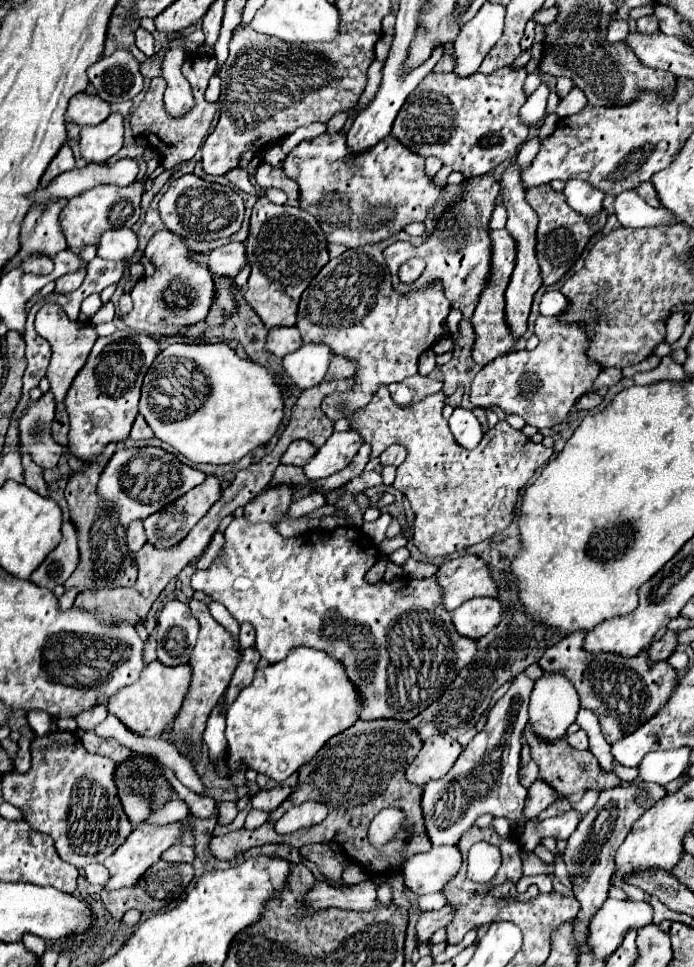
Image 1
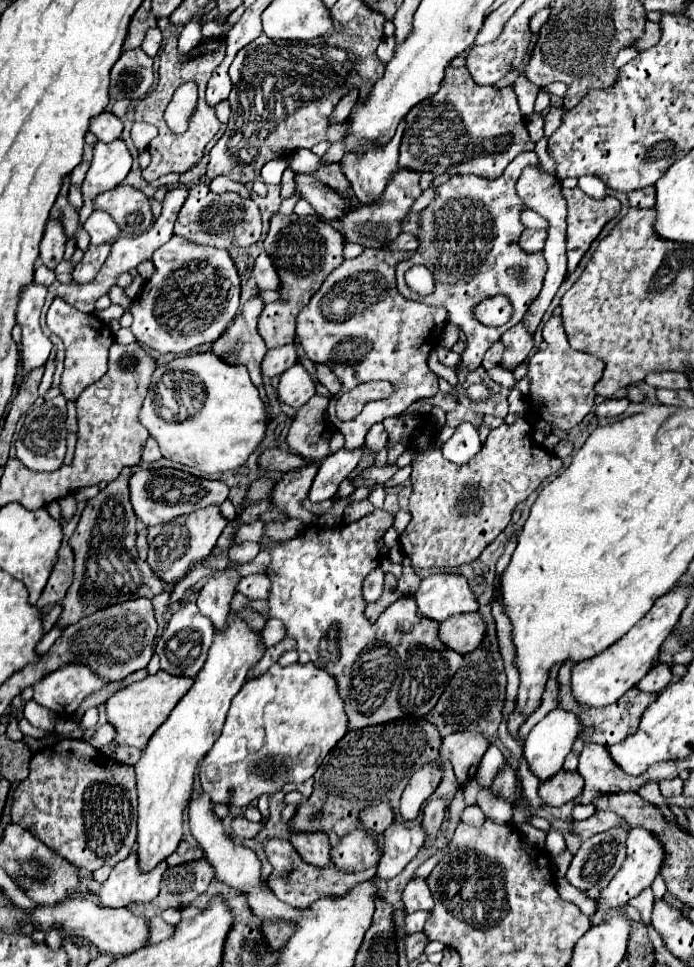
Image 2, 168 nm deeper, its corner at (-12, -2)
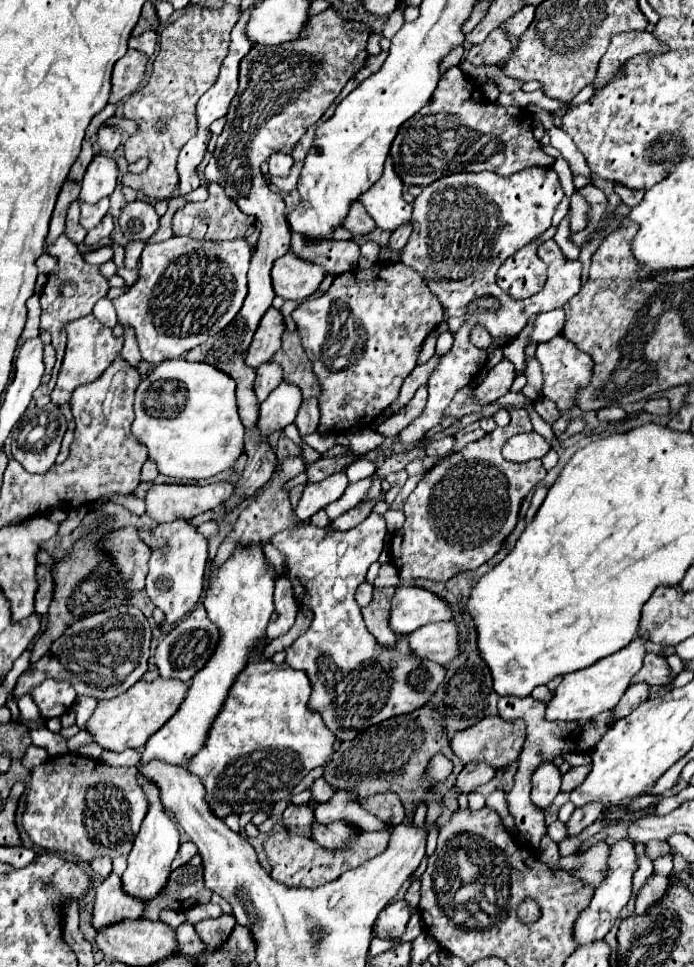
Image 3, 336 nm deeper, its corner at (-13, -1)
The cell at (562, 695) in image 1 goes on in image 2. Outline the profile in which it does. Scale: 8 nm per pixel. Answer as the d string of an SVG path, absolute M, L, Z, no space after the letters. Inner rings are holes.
M557 706L555 710L551 710L541 722L537 722L533 726L533 730L529 732L529 736L525 740L525 758L527 758L529 766L533 768L533 772L541 780L547 780L547 778L555 776L561 770L565 756L571 752L573 742L579 736L579 730L581 730L579 716L571 714L569 710L563 710L561 706Z

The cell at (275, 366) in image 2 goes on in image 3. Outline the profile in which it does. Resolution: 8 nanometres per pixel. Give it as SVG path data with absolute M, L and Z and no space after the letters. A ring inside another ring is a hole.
M264 363L256 369L256 397L262 403L282 383L282 369L276 363Z

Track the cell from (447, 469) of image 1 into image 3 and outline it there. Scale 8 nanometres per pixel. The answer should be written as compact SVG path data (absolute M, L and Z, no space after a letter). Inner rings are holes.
M514 409L512 421L508 427L496 427L492 433L488 433L482 439L469 443L458 452L450 454L449 461L456 465L462 461L472 460L472 471L448 471L448 461L442 459L438 465L434 465L430 471L426 471L424 479L416 485L416 489L410 493L404 515L406 521L402 525L402 543L400 551L392 551L392 565L398 569L402 581L410 579L430 579L430 581L448 581L456 577L458 573L472 571L492 559L506 537L512 533L512 529L518 523L518 511L524 501L524 497L532 491L534 485L538 485L546 477L546 469L542 467L542 461L526 461L526 463L512 463L502 457L502 445L516 433L530 433L532 421L526 409Z

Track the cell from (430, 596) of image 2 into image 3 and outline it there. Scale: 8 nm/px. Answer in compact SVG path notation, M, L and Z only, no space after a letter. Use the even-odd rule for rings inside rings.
M398 587L390 607L390 629L396 635L408 635L432 621L452 619L452 609L446 601L420 587Z

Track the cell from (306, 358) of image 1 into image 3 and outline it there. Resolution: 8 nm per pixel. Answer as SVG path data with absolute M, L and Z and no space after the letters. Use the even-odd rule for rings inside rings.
M282 383L272 395L260 405L260 415L256 421L256 437L270 437L274 431L282 431L286 425L294 423L300 409L302 395L296 385Z

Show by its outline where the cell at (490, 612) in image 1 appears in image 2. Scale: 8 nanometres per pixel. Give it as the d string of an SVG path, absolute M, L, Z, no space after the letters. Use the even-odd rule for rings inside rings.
M479 612L471 614L455 614L441 622L439 638L453 650L461 654L469 654L471 650L479 648L483 642L483 634L487 632L487 622Z

